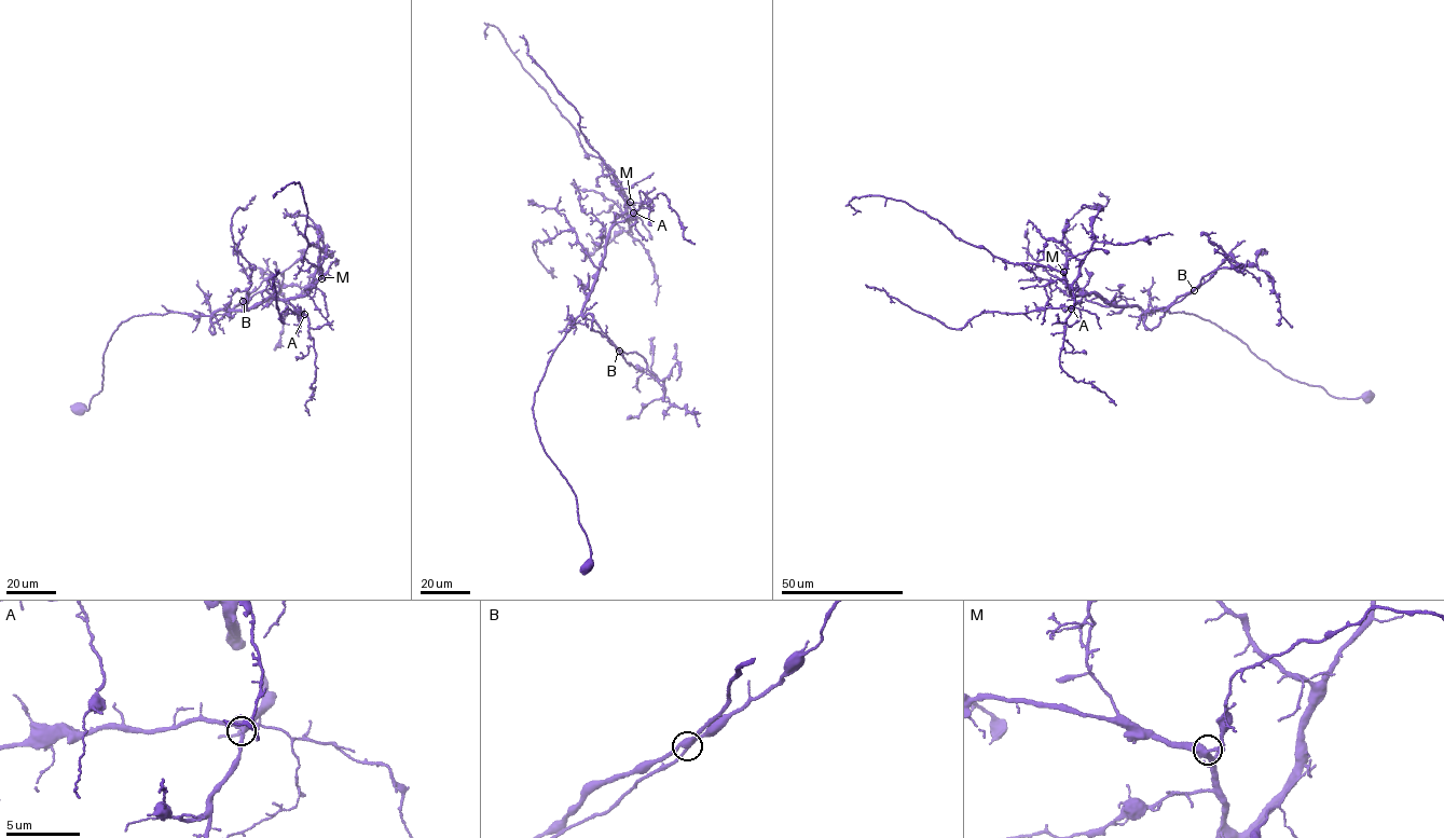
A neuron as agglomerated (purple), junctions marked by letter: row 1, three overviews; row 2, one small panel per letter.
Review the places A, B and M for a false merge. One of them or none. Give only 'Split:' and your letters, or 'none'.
Split: none

